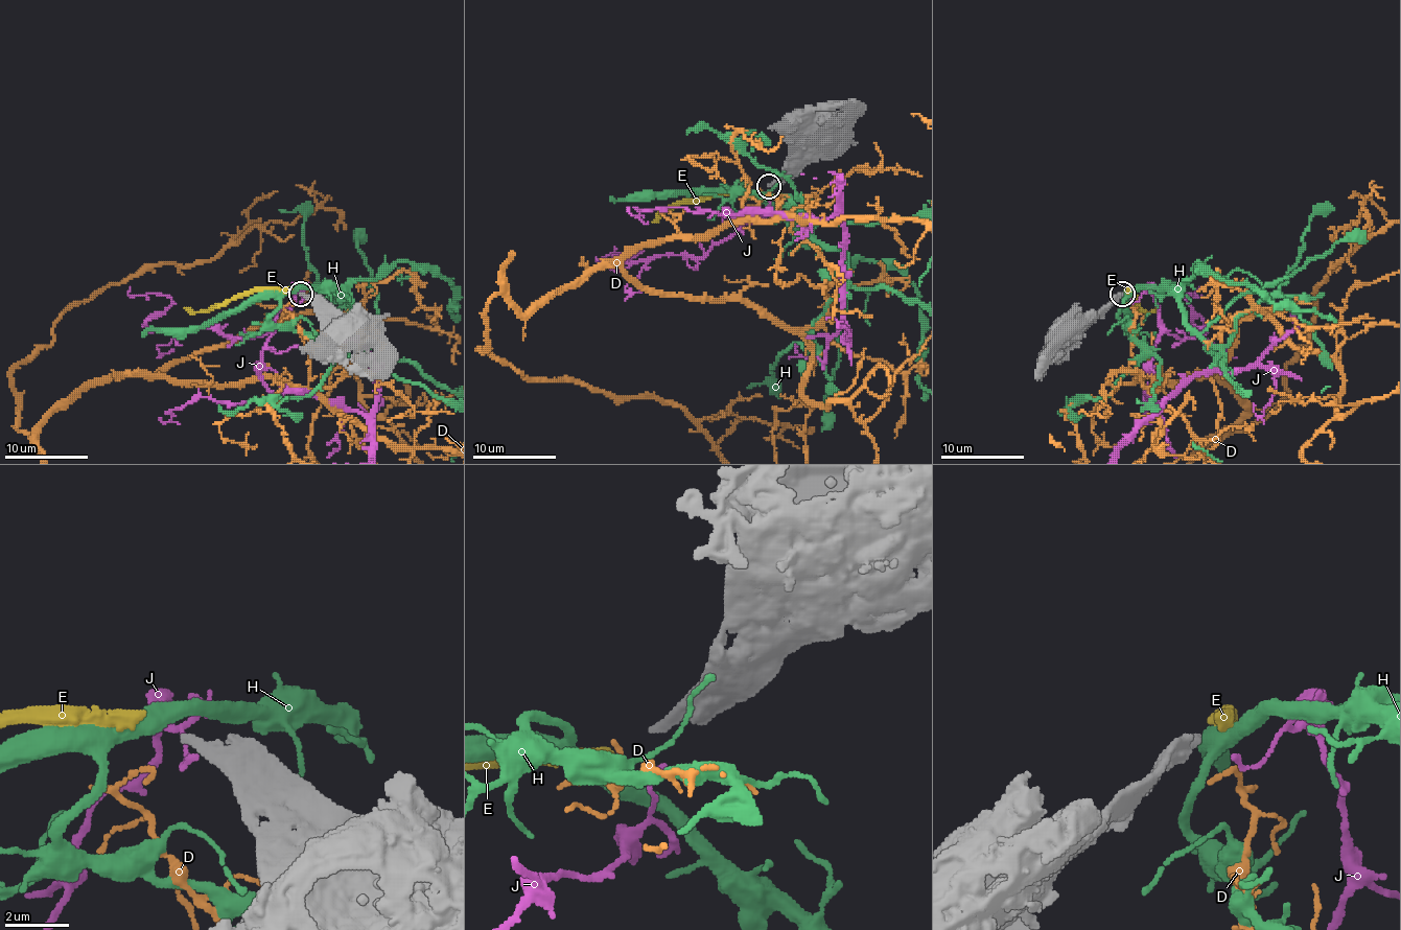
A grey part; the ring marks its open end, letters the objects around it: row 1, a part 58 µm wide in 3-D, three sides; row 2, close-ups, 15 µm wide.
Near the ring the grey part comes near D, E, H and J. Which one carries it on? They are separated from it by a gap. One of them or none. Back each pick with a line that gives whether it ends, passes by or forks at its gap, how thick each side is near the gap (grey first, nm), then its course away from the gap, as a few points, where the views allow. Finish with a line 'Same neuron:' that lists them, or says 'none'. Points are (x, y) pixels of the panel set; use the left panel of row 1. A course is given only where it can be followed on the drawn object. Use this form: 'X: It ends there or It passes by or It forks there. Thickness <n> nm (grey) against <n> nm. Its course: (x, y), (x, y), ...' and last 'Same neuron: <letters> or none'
E: It ends there. Thickness 280 nm (grey) against 440 nm. Its course: (292, 288), (252, 288), (196, 311), (184, 307)
Same neuron: E

